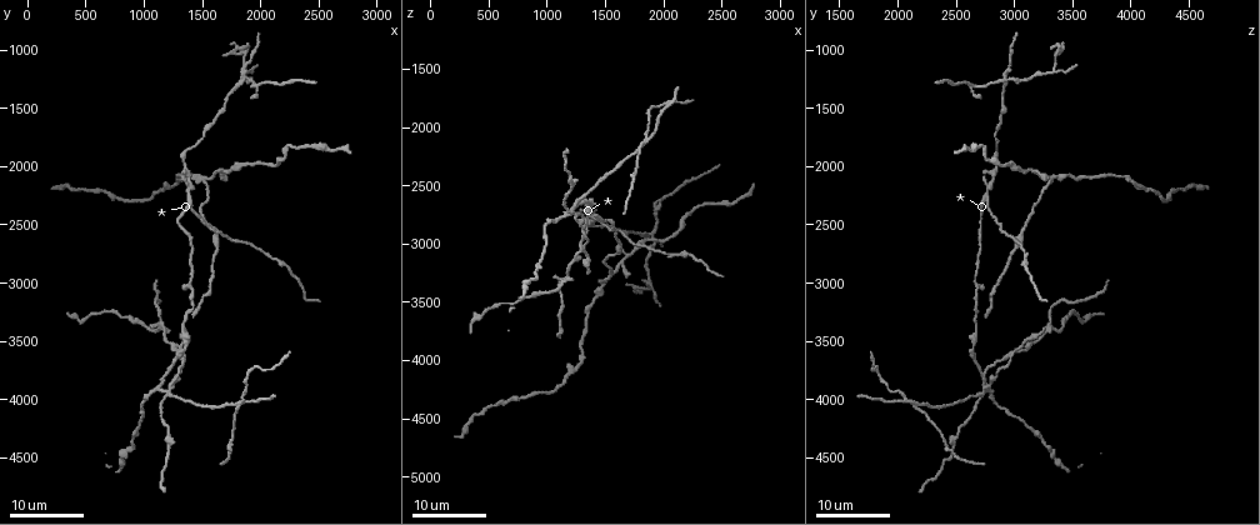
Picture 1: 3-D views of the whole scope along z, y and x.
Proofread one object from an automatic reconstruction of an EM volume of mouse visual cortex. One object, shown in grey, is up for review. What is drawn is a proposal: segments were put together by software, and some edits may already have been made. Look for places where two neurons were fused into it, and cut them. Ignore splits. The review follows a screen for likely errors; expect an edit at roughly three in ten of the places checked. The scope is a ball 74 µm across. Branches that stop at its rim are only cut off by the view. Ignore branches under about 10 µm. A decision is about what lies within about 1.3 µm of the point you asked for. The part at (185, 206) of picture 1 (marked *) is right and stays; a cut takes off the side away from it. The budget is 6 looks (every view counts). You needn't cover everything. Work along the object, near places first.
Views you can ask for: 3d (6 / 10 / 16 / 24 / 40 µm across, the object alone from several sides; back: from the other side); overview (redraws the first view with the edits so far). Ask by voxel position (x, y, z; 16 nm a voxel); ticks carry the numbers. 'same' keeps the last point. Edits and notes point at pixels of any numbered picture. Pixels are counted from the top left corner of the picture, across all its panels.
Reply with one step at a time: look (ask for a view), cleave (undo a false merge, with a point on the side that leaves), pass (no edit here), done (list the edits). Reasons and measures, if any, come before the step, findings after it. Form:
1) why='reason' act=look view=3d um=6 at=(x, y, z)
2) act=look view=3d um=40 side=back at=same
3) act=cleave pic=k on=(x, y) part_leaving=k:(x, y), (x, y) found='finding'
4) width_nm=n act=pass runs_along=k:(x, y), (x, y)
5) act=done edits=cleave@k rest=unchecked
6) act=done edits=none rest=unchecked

why='four arms meet' act=look view=3d um=16 at=(1520, 2080, 3280)

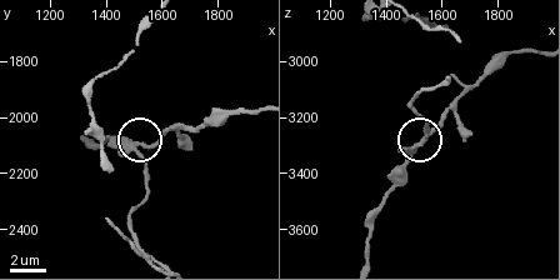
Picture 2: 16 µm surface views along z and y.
act=look view=3d um=10 at=(1510, 2100, 3300)

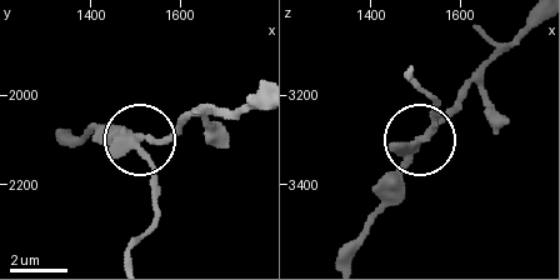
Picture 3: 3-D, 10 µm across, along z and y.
width_nm=260 act=cleave pic=3 on=(153, 169) part_leaving=3:(129, 145), (155, 178), (155, 221), (133, 256) found='two neurons meet here'

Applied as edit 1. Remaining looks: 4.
why='side arm on a straight run' act=look view=3d um=16 at=(1690, 2030, 3100)

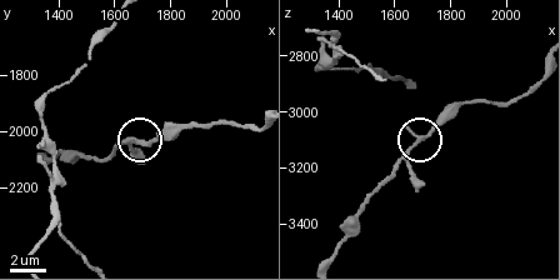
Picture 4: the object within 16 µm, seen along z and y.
arms=3 act=pass found='continuous, no second neuron'

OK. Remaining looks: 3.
why='two arms in line, one across' act=look view=3d um=24 at=(1880, 1260, 2900)

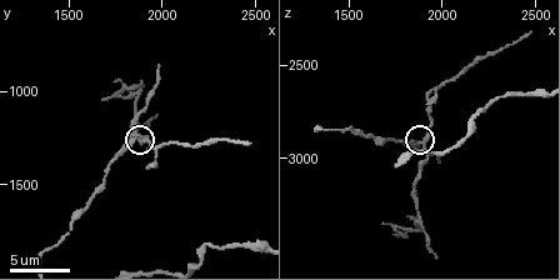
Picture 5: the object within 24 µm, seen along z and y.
act=look view=3d um=10 at=(1920, 1240, 2920)

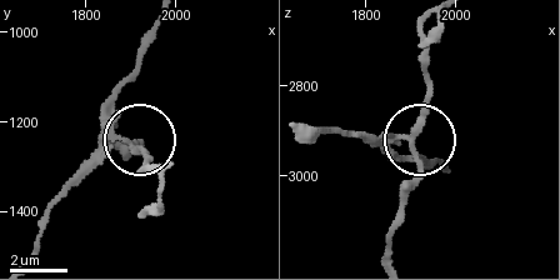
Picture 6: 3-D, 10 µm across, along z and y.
width_nm=210 act=cleave pic=6 on=(149, 156) found='two neurons meet here'

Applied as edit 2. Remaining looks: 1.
act=done edits=cleave@3,cleave@6 rest=unchecked

